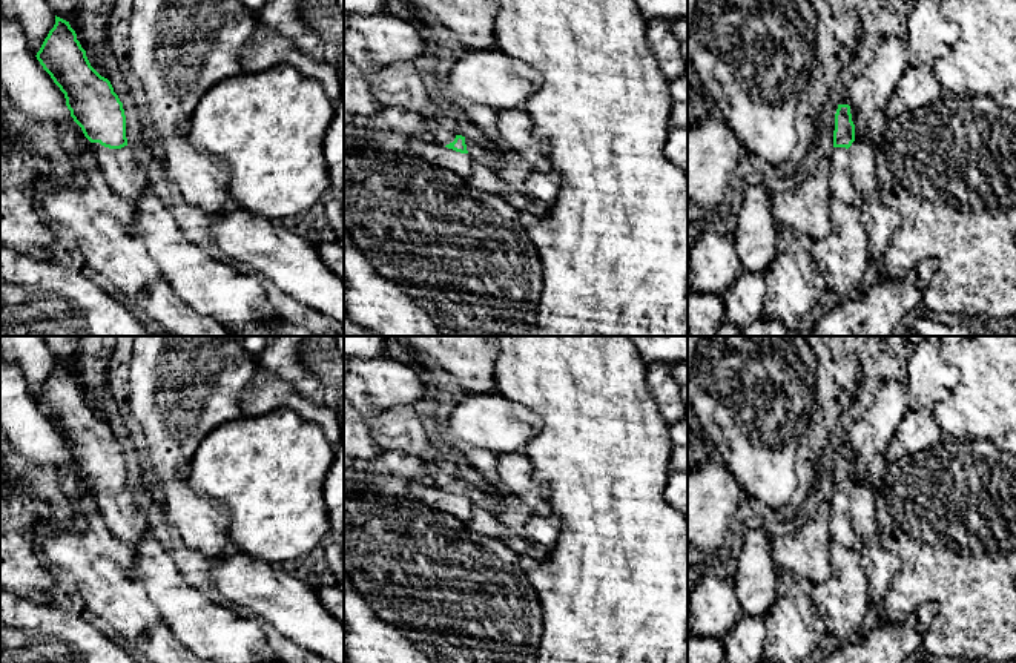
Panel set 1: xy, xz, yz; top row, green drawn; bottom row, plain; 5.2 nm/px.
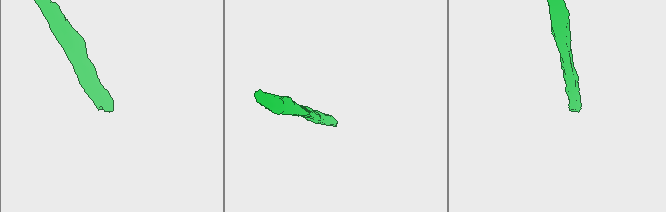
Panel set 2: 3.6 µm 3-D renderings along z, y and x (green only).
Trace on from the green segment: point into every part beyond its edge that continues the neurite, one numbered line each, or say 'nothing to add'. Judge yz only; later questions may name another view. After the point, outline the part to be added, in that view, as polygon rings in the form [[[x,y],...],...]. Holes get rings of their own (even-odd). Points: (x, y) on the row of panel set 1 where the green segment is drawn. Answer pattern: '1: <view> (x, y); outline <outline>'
1: yz (841, 186); outline [[[833,147],[829,166],[829,189],[836,200],[861,209],[864,196],[855,189],[852,180],[850,152],[846,147]]]

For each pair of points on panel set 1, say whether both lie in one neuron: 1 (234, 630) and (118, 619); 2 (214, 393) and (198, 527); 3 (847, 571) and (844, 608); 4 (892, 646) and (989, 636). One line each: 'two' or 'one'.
1: two
2: one
3: one
4: two

